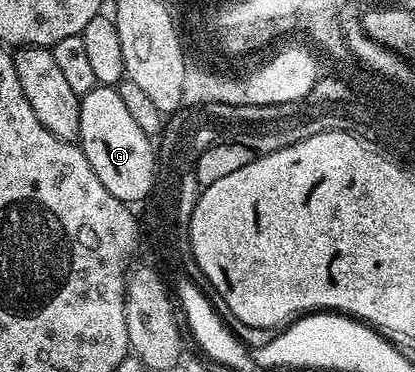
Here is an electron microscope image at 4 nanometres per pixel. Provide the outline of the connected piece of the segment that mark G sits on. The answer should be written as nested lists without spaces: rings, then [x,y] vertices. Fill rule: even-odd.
[[[96,84],[89,93],[80,97],[79,107],[78,141],[93,172],[97,172],[97,180],[101,180],[101,184],[105,184],[105,188],[109,188],[117,200],[128,204],[142,203],[144,190],[147,190],[151,181],[151,164],[157,159],[152,139],[147,138],[145,132],[141,132],[141,127],[133,121],[133,115],[125,109],[114,86]]]

